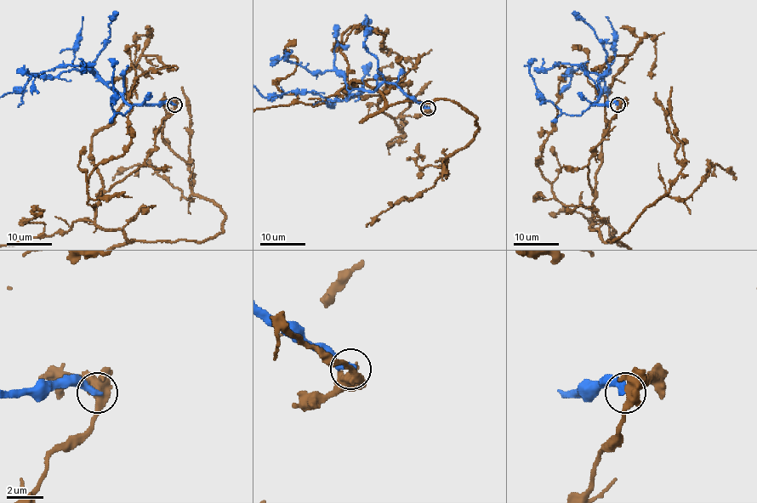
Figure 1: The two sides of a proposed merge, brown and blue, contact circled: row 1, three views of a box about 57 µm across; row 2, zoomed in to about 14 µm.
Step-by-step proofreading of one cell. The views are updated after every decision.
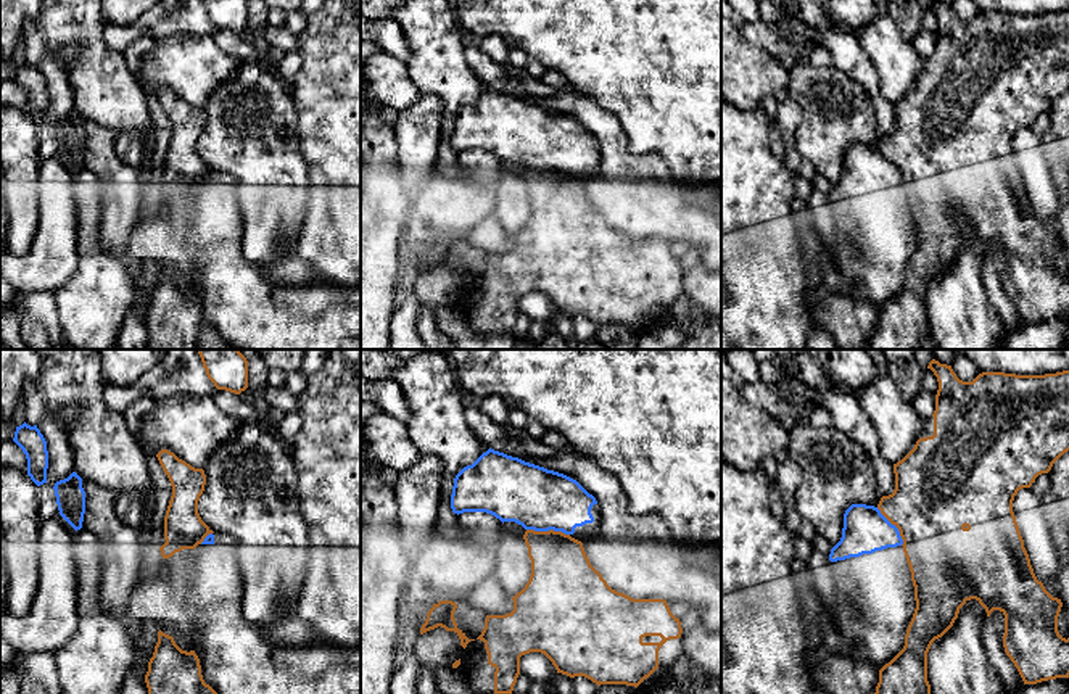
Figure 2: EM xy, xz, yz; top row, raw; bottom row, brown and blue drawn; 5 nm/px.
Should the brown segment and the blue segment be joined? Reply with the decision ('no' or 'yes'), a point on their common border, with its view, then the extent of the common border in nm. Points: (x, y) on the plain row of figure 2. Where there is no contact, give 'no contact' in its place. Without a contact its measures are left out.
no | xz (549, 169) | 220 nm

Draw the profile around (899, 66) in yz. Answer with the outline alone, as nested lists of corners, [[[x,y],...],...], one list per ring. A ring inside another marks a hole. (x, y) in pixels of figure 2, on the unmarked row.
[[[876,14],[856,31],[856,37],[876,68],[881,95],[892,105],[897,103],[914,87],[924,58],[889,14]]]

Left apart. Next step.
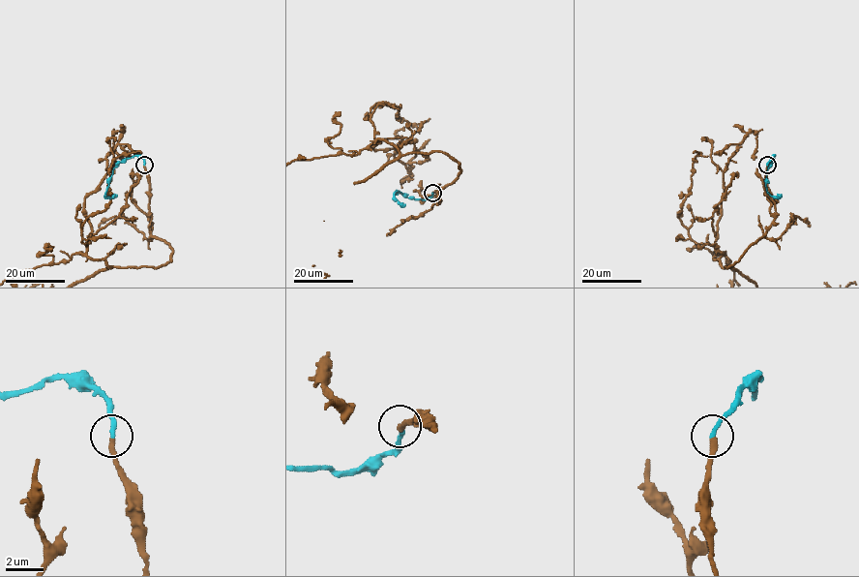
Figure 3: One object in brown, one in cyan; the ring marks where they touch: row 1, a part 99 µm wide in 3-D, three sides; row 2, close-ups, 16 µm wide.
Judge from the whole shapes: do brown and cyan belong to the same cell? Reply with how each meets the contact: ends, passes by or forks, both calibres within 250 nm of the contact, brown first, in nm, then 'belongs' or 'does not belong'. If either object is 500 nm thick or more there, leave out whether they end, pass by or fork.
brown ends there; cyan ends there; 320 nm thick on the brown side, 240 nm on the other; belongs

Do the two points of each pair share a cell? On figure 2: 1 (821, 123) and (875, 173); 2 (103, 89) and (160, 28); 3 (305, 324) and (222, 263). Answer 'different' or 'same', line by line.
1: different
2: different
3: same

